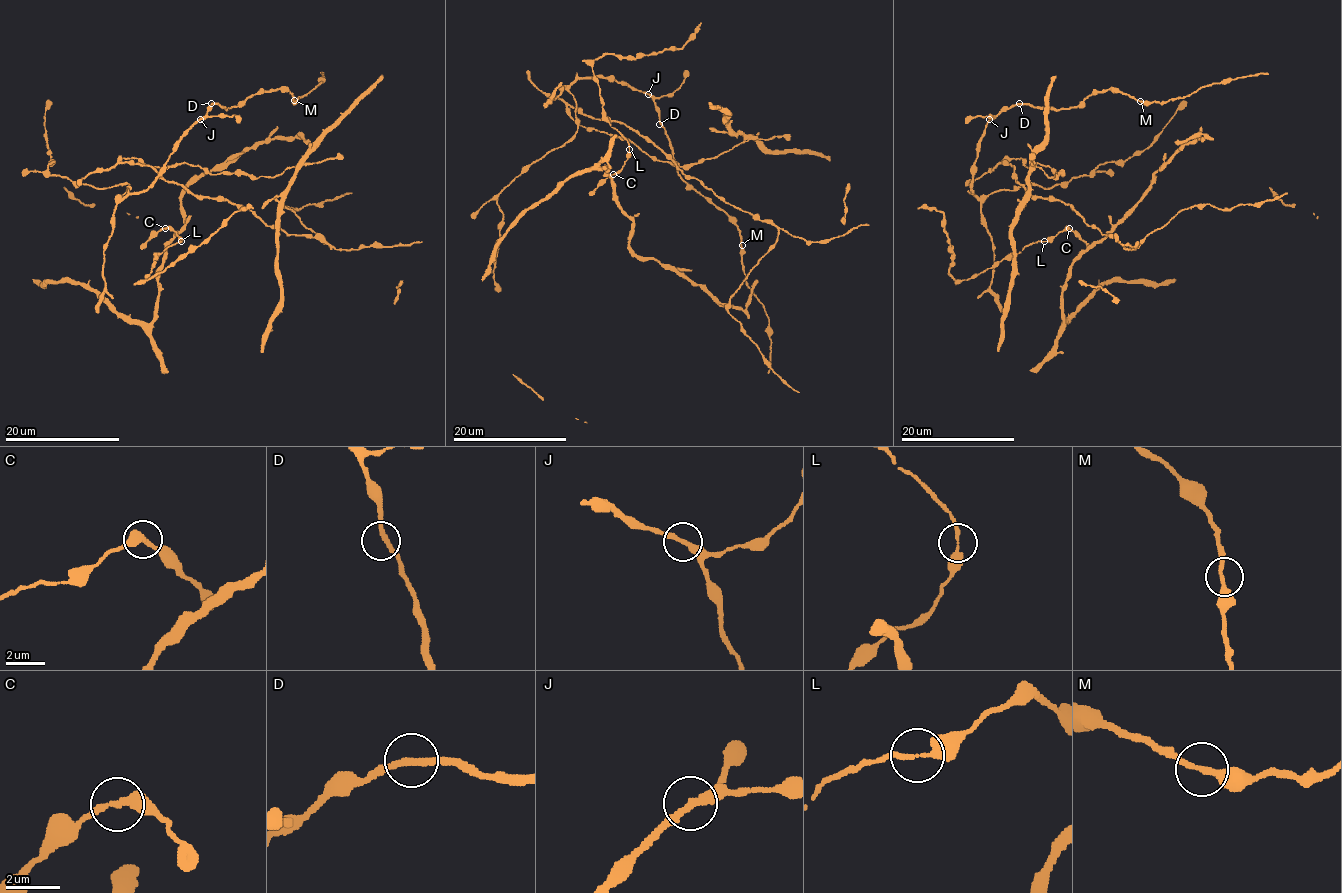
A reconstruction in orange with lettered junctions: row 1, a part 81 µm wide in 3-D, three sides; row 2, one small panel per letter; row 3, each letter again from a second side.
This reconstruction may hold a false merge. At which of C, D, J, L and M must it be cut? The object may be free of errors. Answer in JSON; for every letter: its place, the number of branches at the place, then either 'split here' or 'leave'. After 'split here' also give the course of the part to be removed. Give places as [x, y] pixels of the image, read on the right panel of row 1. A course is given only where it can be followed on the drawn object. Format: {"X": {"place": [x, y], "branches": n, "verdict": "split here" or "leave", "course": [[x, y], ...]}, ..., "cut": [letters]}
{"C": {"place": [1069, 228], "branches": 2, "verdict": "leave"}, "D": {"place": [1019, 103], "branches": 2, "verdict": "leave"}, "J": {"place": [989, 119], "branches": 2, "verdict": "leave"}, "L": {"place": [1044, 241], "branches": 2, "verdict": "leave"}, "M": {"place": [1140, 101], "branches": 2, "verdict": "leave"}, "cut": []}

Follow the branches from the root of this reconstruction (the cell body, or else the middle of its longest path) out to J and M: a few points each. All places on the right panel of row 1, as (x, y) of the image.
J: (1017, 103), (1003, 108), (989, 119)
M: (1017, 103), (1070, 109), (1091, 94), (1108, 89), (1118, 89), (1140, 101)

